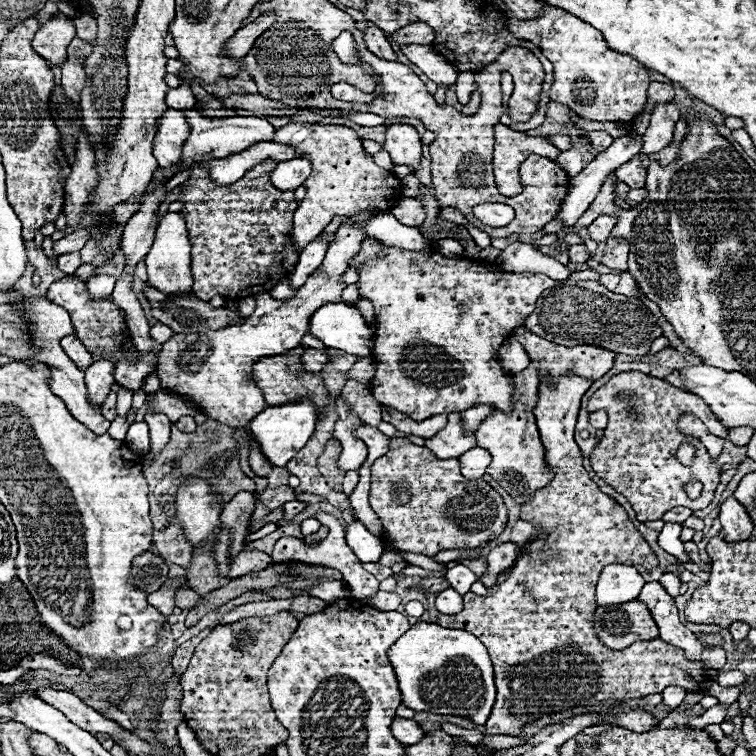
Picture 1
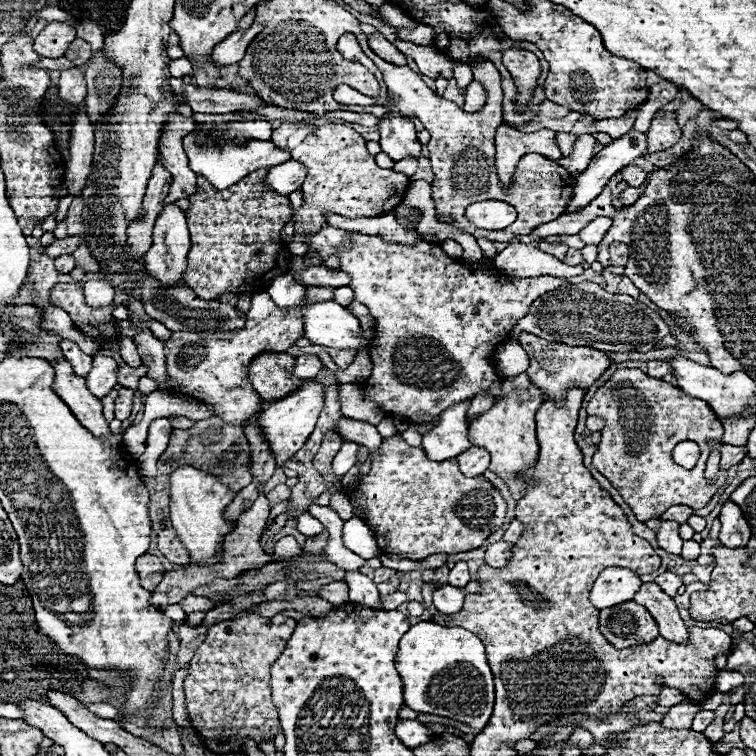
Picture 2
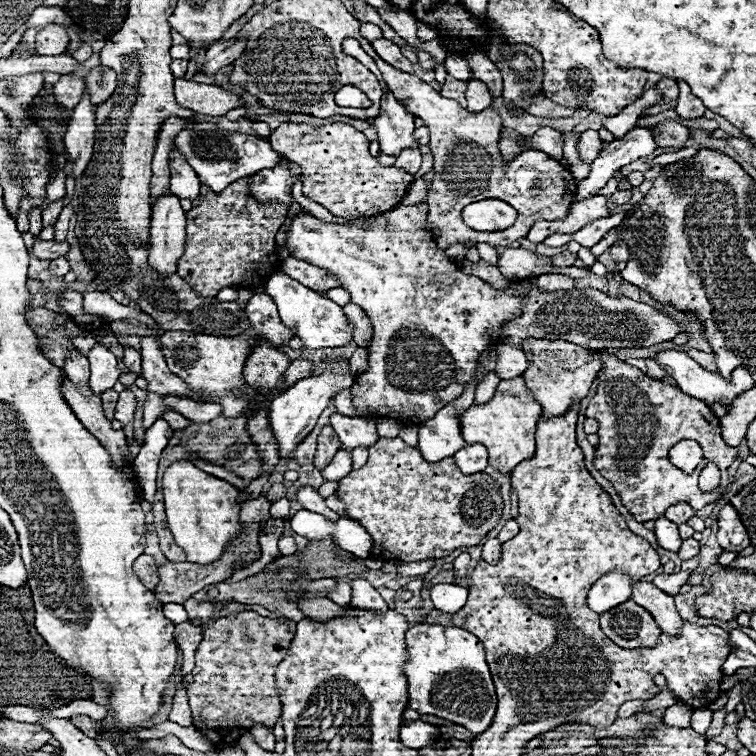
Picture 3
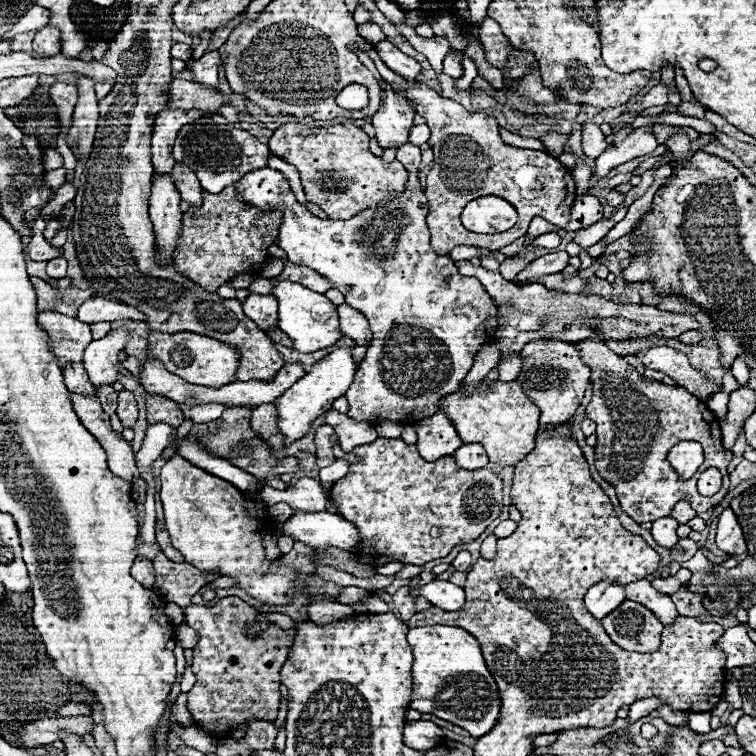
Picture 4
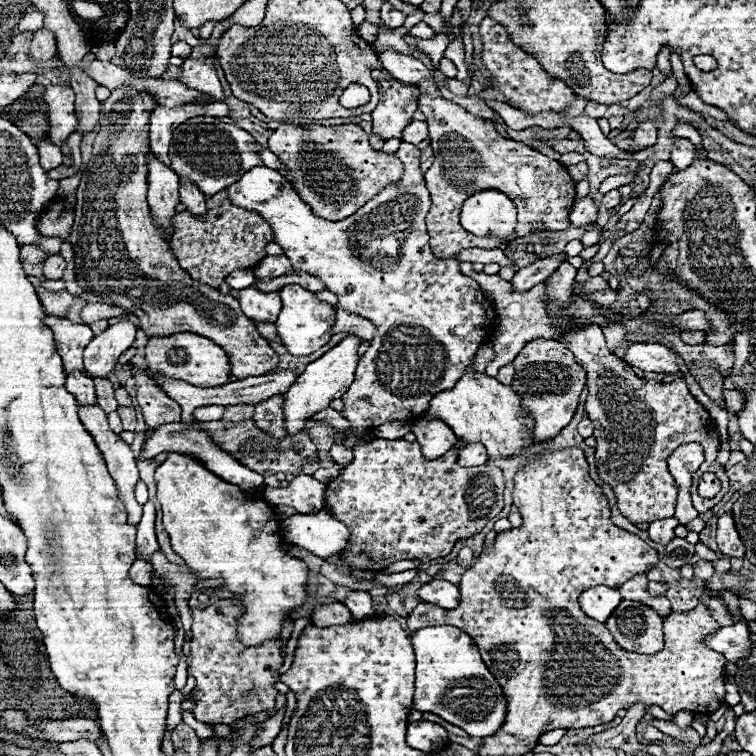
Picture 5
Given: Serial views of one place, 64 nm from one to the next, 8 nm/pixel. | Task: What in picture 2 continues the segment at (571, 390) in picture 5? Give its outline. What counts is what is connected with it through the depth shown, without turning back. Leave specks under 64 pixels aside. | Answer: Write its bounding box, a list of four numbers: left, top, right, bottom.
[518,334,612,406]

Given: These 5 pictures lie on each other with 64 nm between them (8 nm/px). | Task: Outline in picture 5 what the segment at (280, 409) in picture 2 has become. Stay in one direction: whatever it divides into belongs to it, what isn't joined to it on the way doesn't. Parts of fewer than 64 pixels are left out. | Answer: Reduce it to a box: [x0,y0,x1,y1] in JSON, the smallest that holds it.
[284,334,360,434]

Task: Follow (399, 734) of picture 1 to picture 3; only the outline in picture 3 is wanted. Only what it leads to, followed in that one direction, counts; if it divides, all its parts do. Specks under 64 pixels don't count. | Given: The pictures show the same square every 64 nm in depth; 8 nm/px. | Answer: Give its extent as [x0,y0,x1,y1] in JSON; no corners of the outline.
[400,720,440,750]

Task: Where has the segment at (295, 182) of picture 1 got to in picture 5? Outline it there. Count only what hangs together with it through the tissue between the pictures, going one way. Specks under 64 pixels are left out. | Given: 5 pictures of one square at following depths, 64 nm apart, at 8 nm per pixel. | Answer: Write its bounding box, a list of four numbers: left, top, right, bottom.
[228,142,494,444]

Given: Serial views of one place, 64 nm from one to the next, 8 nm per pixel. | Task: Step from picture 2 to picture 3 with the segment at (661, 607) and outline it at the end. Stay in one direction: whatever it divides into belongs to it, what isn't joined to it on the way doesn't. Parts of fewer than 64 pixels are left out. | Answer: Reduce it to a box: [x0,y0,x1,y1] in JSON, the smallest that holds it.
[631,582,682,634]

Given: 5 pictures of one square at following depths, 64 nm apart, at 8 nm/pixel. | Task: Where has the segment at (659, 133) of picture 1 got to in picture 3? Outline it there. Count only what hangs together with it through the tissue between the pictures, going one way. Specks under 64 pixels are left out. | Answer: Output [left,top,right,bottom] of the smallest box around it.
[652,122,688,148]

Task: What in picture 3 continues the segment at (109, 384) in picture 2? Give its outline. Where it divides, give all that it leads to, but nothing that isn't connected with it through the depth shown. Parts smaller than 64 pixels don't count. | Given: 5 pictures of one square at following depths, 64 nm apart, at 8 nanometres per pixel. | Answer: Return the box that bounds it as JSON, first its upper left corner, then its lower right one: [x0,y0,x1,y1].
[88,342,120,394]

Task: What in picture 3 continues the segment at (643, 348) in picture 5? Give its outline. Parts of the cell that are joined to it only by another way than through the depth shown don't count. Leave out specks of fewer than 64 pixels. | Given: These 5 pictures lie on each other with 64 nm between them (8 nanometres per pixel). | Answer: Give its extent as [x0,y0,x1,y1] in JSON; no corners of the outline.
[652,350,754,406]

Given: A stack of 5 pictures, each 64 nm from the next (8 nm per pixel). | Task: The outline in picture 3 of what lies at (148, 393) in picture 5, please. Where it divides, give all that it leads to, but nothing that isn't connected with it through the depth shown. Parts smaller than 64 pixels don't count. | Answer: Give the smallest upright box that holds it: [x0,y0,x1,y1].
[160,410,190,430]

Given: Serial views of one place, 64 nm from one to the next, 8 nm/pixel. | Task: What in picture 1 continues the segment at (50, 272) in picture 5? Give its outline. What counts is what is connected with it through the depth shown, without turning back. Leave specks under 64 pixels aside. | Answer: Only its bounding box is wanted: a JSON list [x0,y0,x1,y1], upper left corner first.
[56,252,82,274]

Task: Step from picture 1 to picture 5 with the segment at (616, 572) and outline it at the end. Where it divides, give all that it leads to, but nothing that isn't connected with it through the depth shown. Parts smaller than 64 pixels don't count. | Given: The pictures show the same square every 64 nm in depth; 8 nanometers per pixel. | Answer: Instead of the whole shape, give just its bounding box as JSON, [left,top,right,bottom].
[578,586,622,622]

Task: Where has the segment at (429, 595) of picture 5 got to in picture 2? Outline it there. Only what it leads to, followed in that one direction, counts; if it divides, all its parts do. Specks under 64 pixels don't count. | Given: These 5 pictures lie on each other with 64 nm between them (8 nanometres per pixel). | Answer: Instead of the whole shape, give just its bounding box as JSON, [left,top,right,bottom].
[434,581,480,614]

